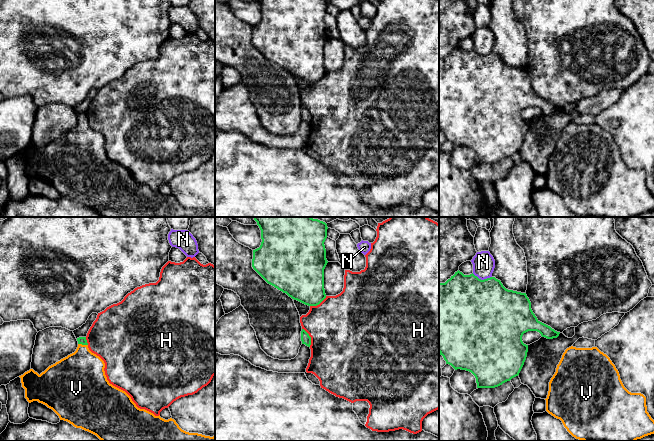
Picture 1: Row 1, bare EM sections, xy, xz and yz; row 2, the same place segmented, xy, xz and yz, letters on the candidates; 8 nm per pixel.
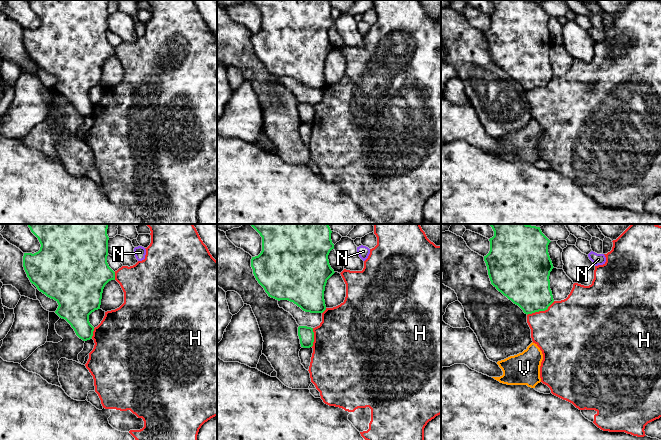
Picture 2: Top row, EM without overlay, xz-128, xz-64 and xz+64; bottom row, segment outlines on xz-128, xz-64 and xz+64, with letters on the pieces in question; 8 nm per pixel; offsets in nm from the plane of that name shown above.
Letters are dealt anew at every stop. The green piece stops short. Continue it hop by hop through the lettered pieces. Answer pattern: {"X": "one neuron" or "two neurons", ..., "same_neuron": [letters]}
{"H": "two neurons", "N": "two neurons", "V": "one neuron", "same_neuron": ["V"]}

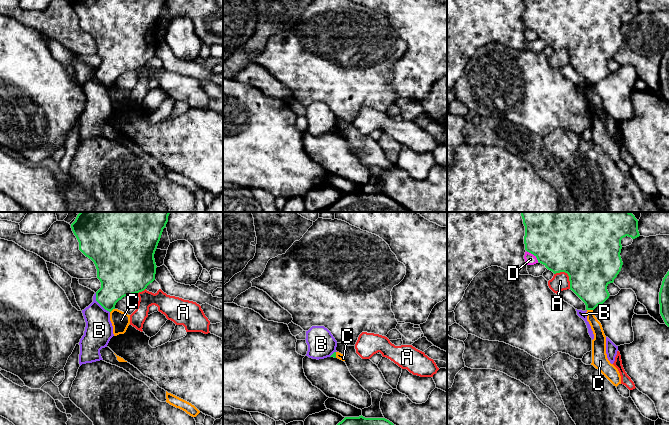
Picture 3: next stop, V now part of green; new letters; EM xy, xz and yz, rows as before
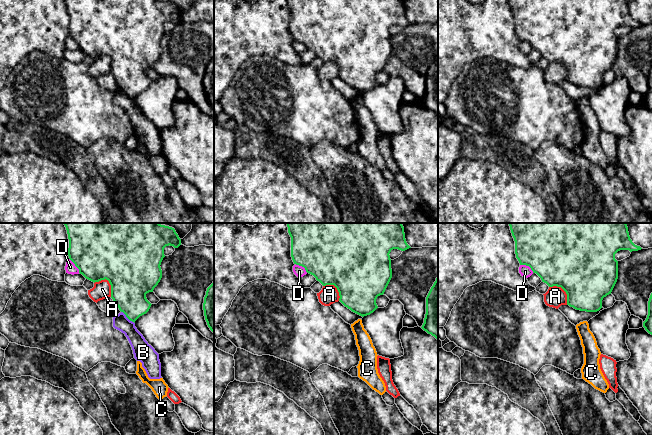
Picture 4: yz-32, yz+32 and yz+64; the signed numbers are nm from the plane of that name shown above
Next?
{"A": "two neurons", "B": "two neurons", "C": "two neurons", "D": "two neurons", "same_neuron": []}

